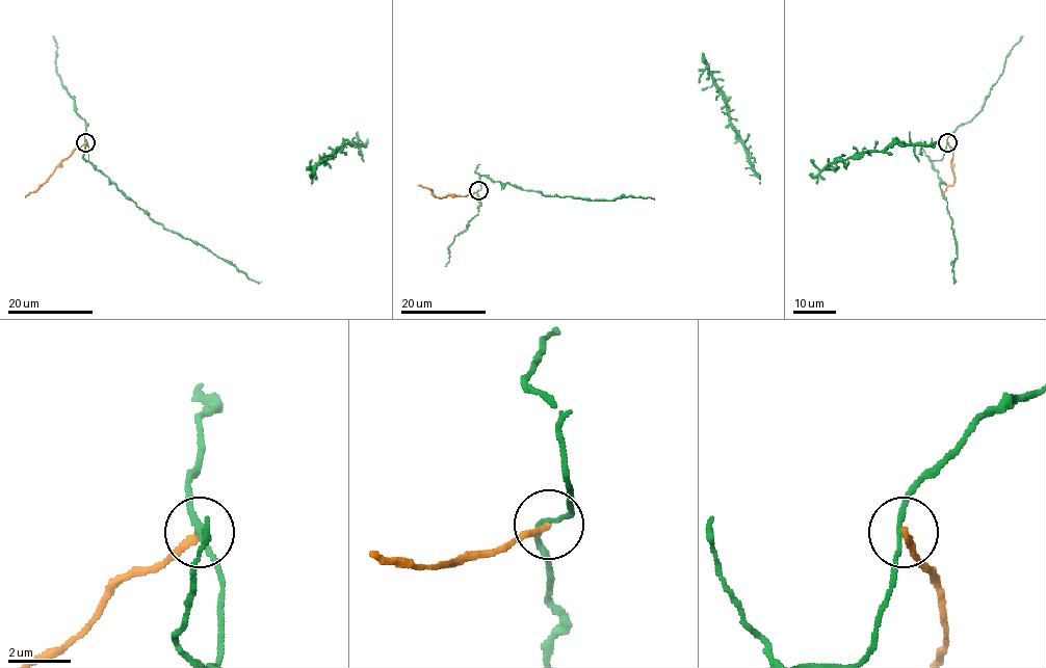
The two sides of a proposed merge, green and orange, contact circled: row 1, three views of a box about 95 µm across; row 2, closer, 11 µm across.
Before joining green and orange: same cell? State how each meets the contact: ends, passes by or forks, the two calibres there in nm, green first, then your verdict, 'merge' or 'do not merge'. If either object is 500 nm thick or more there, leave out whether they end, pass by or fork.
green passes by; orange ends there; 150 nm thick on the green side, 200 nm on the other; do not merge

